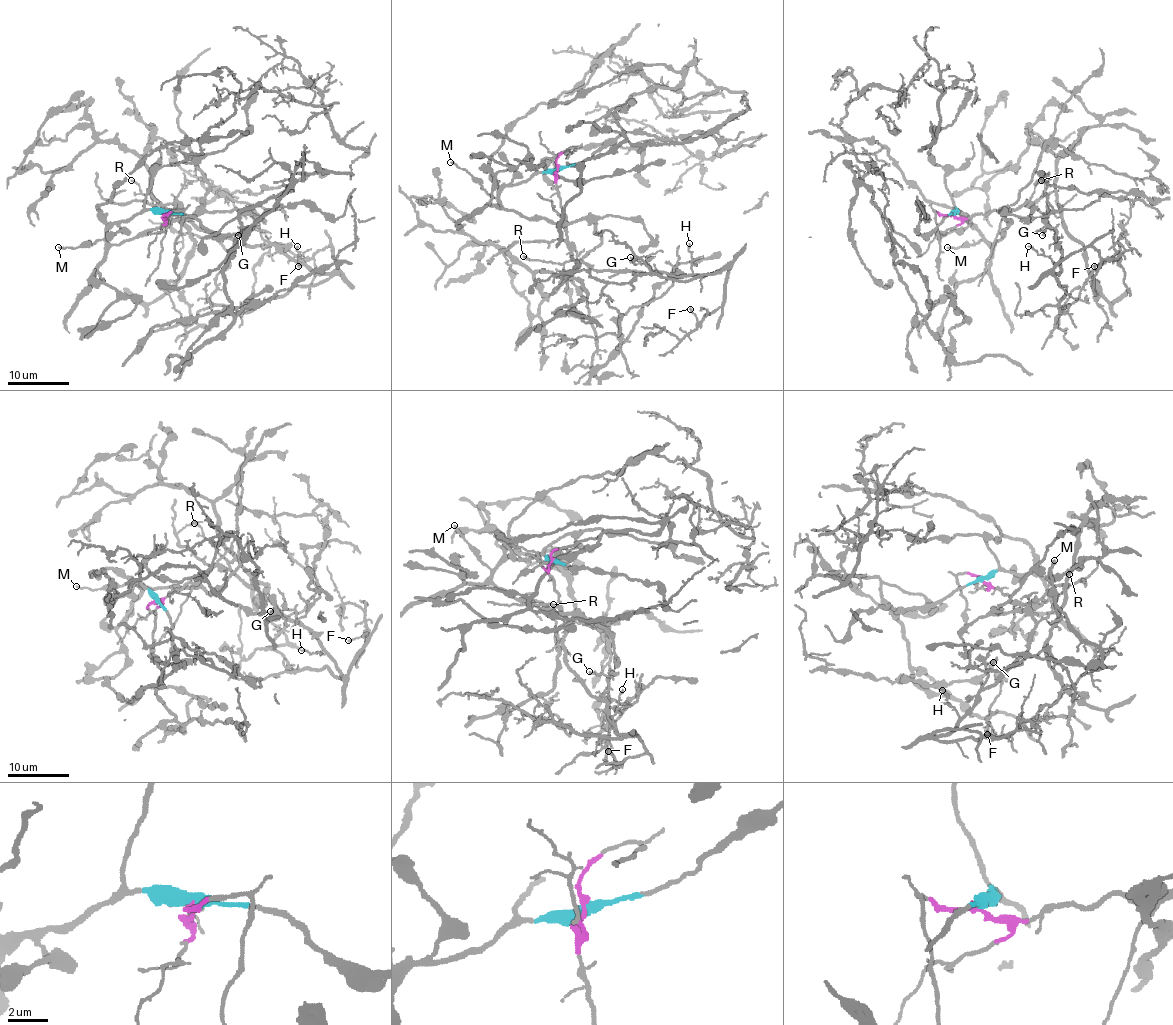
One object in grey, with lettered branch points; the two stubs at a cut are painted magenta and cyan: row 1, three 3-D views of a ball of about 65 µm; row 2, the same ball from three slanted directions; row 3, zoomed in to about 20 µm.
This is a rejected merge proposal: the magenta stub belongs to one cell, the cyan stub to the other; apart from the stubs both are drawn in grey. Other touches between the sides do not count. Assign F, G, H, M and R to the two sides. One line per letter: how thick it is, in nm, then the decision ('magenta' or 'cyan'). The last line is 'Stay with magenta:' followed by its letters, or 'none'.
F: 130 nm | magenta
G: 130 nm | magenta
H: 140 nm | magenta
M: 170 nm | cyan
R: 180 nm | magenta
Stay with magenta: F, G, H, R

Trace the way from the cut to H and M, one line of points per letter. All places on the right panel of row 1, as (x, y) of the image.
H: (951, 213), (957, 218), (971, 218), (1033, 204), (1055, 230), (1061, 260), (1055, 263), (1028, 246)
M: (953, 213), (959, 210), (982, 240), (947, 247)

